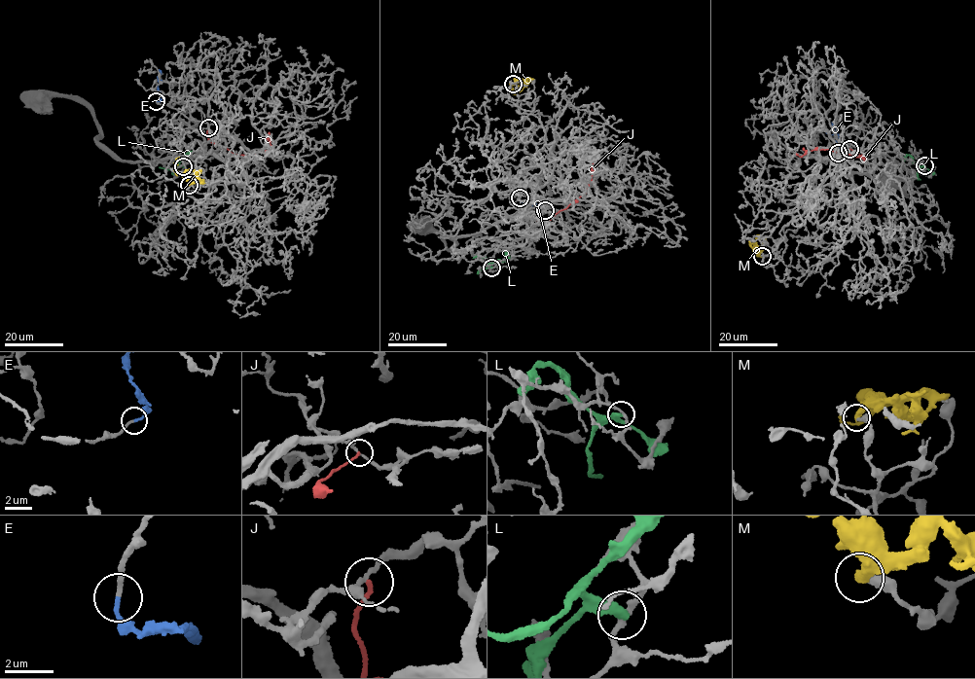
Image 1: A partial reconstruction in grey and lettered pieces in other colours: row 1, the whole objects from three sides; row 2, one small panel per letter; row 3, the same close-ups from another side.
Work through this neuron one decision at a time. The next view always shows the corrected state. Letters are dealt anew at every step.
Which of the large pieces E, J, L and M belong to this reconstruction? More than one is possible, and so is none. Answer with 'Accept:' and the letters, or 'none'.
Accept: E

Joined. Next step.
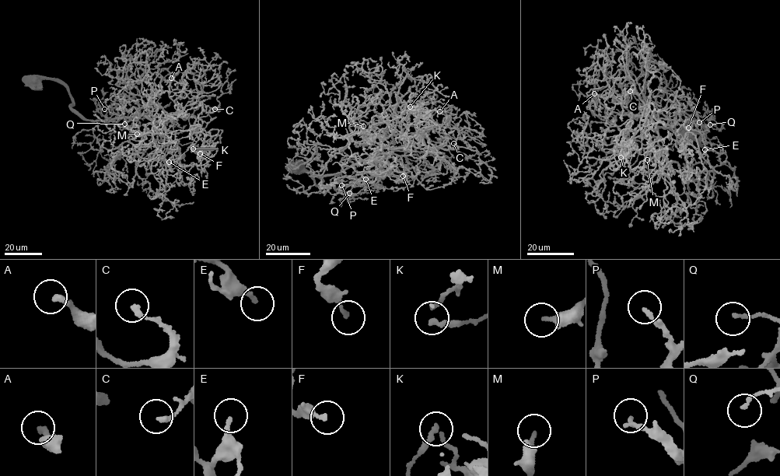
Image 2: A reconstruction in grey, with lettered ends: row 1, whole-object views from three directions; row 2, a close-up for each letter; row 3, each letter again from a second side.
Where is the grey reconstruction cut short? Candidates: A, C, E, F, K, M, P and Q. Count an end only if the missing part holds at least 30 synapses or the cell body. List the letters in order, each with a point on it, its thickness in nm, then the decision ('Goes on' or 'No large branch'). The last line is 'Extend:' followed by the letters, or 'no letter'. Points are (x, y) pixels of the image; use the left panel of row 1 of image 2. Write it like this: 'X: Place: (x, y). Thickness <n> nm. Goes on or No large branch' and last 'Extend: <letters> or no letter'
A: Place: (171, 78). Thickness 240 nm. Goes on
C: Place: (215, 109). Thickness 220 nm. No large branch
E: Place: (169, 162). Thickness 200 nm. Goes on
F: Place: (200, 153). Thickness 160 nm. No large branch
K: Place: (193, 148). Thickness 170 nm. No large branch
M: Place: (137, 134). Thickness 280 nm. Goes on
P: Place: (104, 109). Thickness 160 nm. No large branch
Q: Place: (124, 124). Thickness 160 nm. No large branch
Extend: A, E, M

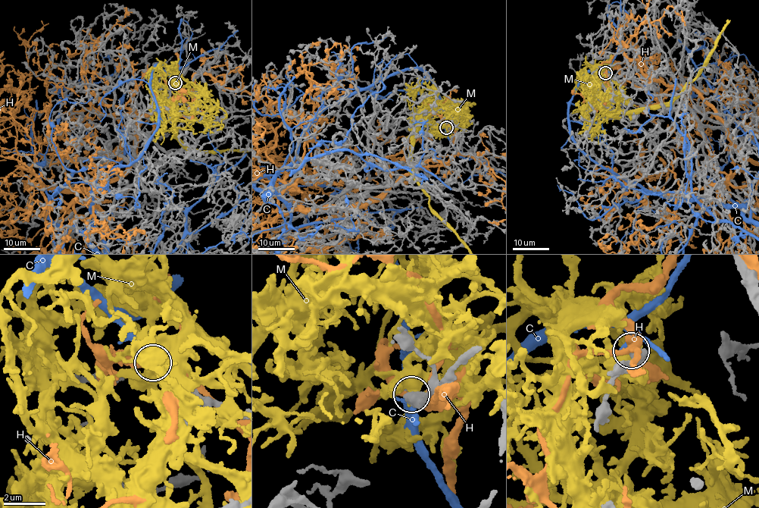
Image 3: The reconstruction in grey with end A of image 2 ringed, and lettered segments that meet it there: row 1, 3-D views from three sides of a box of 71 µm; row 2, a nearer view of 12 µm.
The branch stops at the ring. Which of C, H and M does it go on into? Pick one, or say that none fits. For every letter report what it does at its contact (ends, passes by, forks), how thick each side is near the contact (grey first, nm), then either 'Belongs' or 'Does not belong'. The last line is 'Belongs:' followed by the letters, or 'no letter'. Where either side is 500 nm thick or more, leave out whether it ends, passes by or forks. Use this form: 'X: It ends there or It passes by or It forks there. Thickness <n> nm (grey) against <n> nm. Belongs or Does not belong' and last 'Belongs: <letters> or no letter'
C: It ends there. Thickness 280 nm (grey) against 200 nm. Does not belong
H: It forks there. Thickness 260 nm (grey) against 380 nm. Does not belong
M: Thickness 650 nm (grey) against 460 nm. Does not belong
Belongs: no letter

